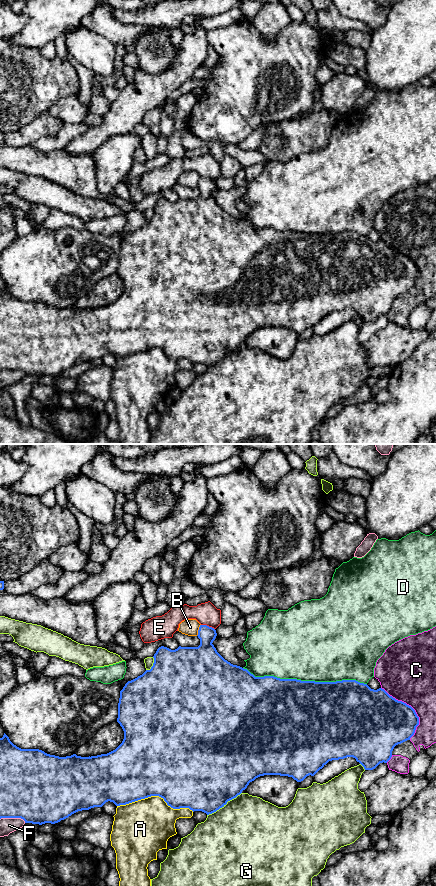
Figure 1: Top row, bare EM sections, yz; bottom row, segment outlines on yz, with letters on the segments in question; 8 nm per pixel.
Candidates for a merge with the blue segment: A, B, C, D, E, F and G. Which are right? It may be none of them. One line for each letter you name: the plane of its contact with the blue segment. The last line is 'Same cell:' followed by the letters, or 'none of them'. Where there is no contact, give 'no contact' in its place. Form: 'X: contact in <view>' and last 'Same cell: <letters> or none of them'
Same cell: none of them

